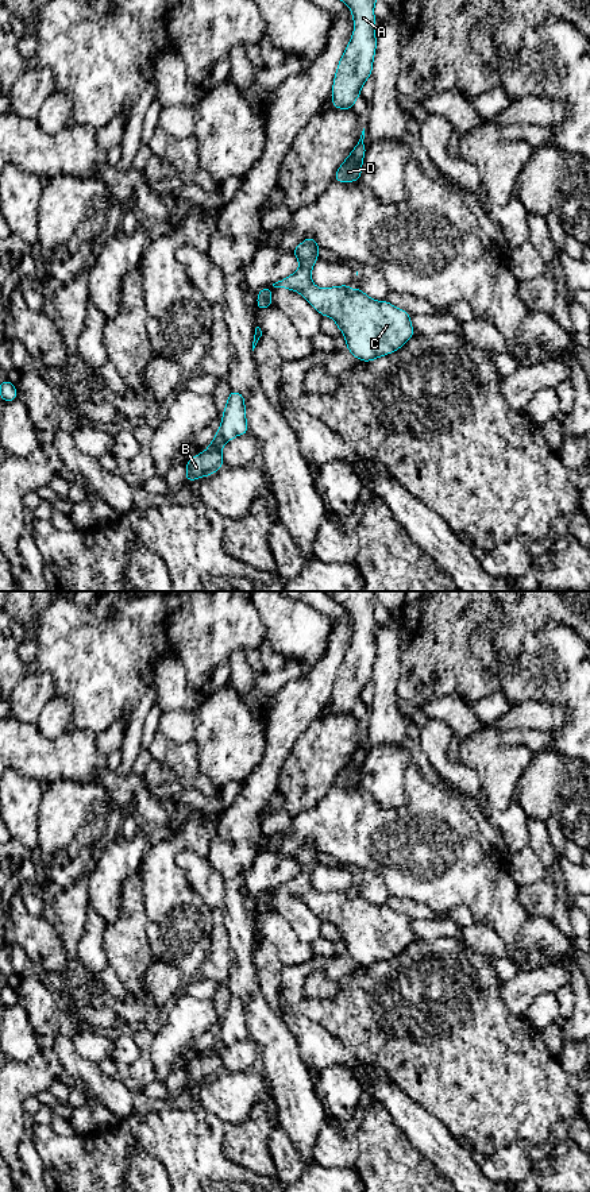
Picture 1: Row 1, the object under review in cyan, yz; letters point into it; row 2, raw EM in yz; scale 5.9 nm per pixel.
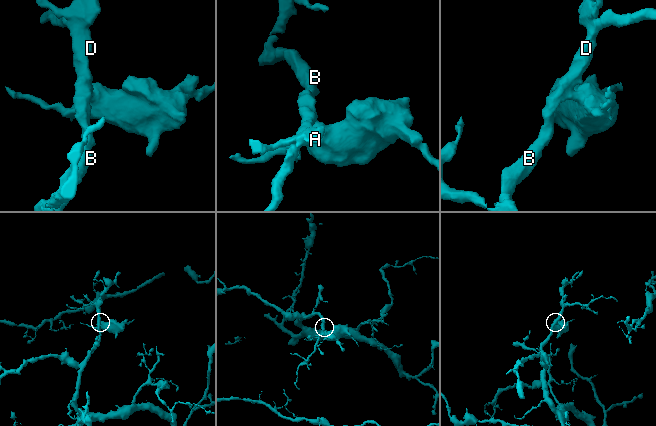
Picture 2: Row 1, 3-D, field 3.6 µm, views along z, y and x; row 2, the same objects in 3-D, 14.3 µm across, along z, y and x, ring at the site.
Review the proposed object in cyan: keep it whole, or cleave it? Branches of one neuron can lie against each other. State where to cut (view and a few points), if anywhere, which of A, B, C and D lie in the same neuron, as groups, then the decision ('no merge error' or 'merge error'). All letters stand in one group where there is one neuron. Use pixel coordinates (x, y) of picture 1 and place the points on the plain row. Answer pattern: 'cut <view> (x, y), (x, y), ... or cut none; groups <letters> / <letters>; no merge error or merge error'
cut none; groups A B C D; no merge error

